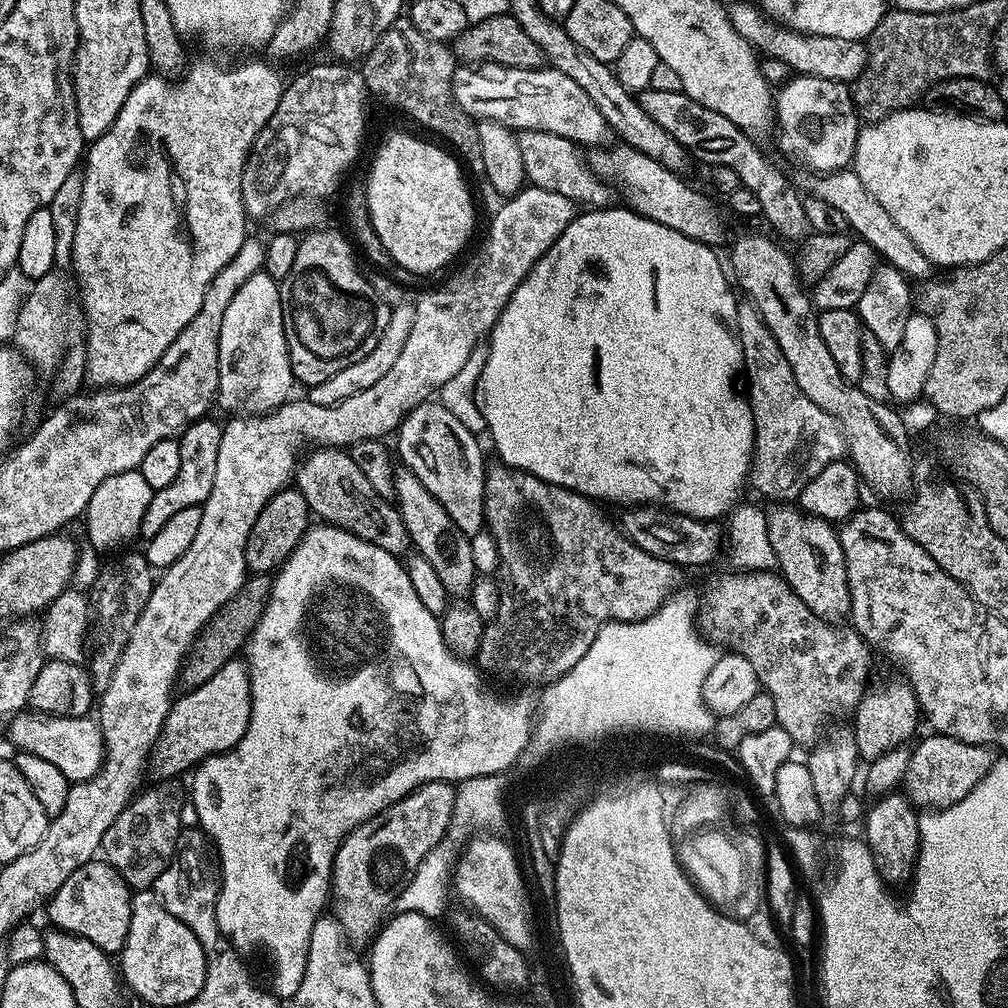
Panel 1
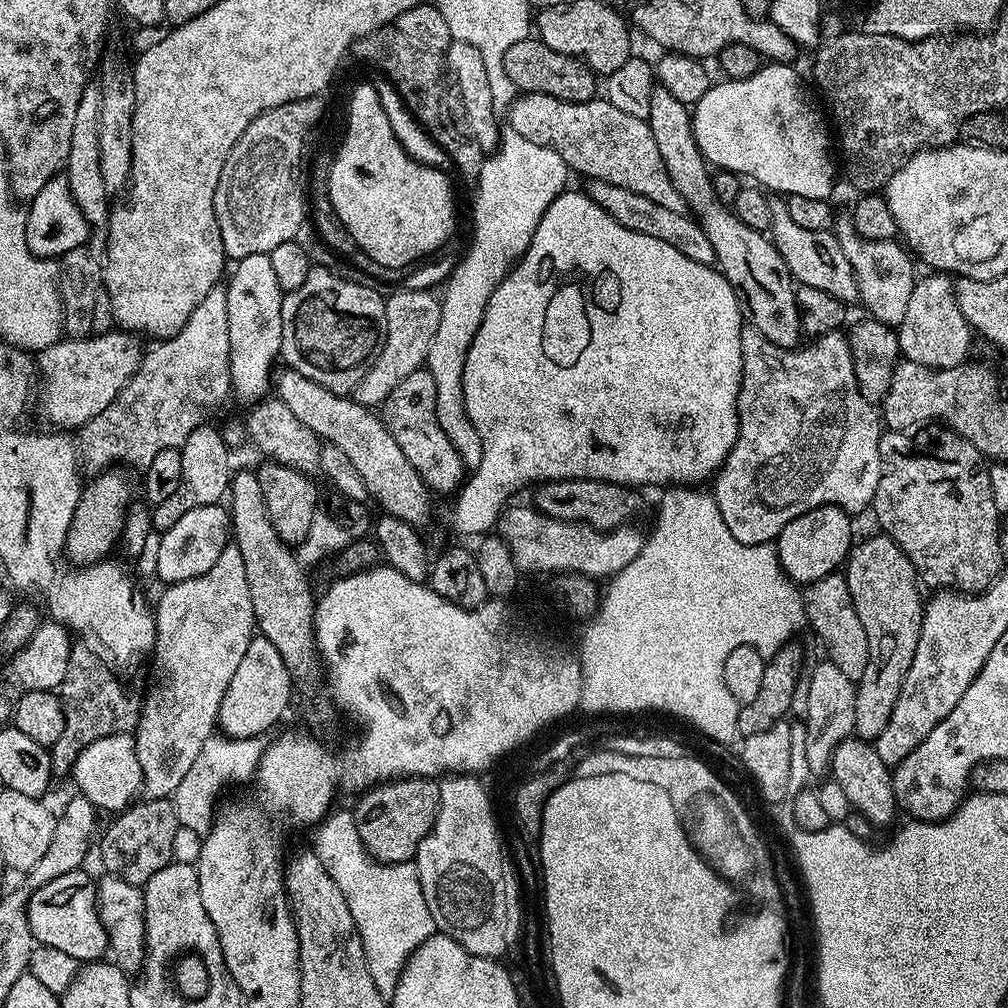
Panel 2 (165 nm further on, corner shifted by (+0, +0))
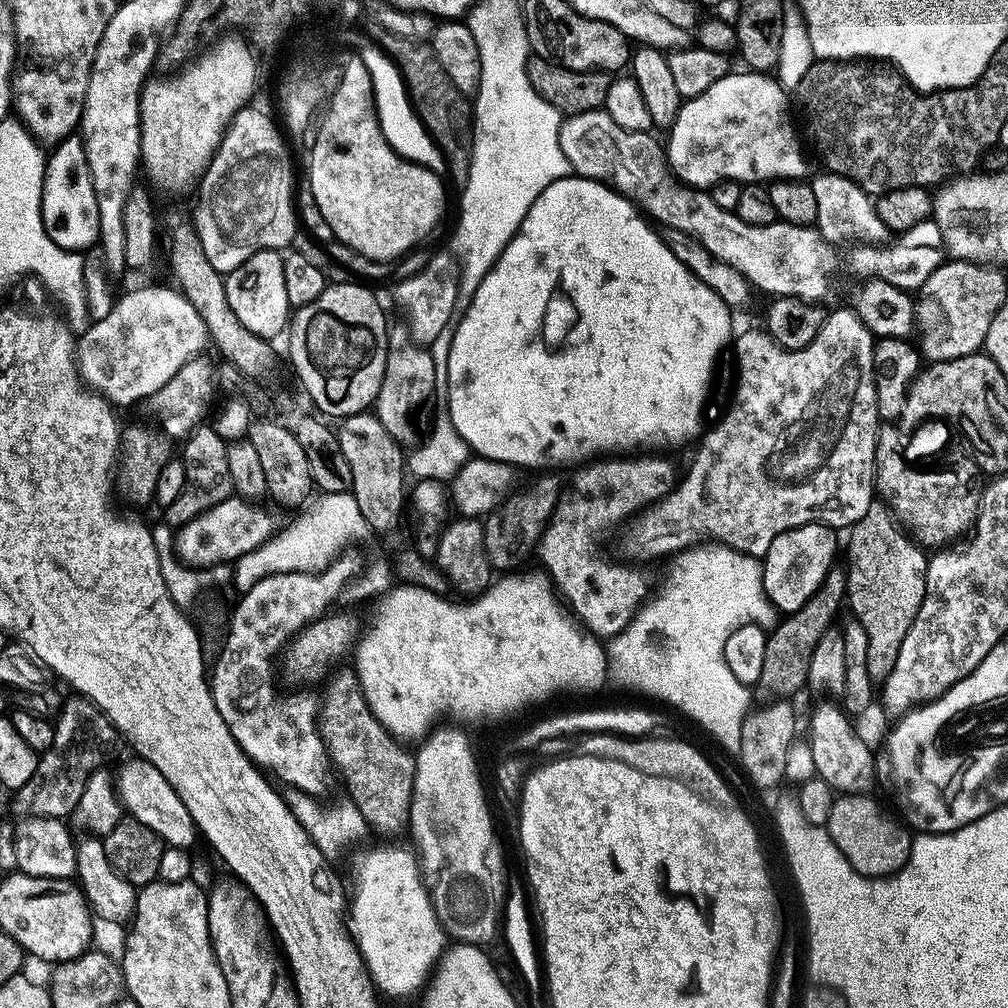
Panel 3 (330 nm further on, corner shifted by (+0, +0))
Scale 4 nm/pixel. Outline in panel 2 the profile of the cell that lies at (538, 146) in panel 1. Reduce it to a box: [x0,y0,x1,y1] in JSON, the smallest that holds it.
[586,179,715,265]

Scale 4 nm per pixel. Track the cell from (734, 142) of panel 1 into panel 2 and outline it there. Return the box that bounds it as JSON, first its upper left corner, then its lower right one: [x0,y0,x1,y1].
[770,199,860,306]

